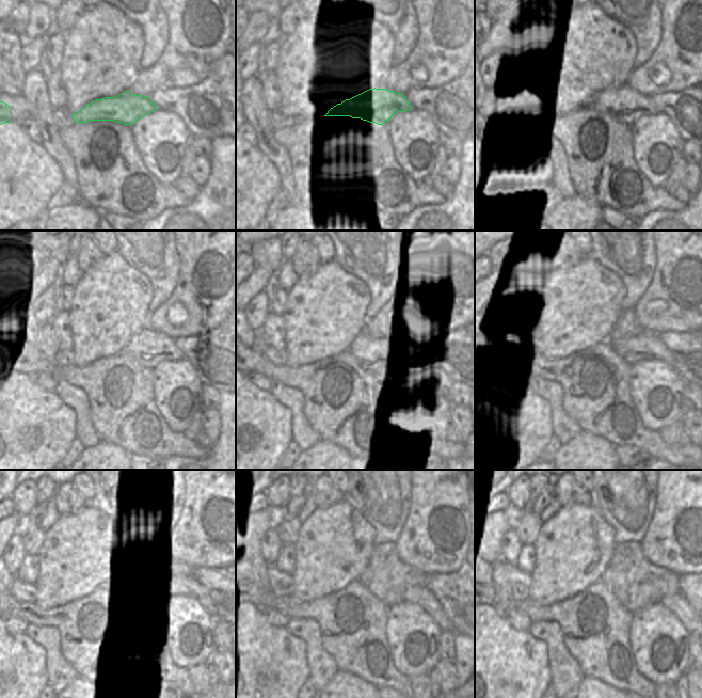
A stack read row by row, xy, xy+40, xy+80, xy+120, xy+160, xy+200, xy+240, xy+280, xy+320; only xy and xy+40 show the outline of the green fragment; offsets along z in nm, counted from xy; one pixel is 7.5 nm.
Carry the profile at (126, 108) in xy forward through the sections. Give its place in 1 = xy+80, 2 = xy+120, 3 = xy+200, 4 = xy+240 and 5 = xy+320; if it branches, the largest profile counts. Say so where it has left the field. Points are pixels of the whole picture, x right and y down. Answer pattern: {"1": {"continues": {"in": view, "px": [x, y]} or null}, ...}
{"1": {"continues": {"in": "xy+80", "px": [624, 105]}}, "2": {"continues": {"in": "xy+120", "px": [149, 347]}}, "3": {"continues": {"in": "xy+200", "px": [644, 347]}}, "4": {"continues": {"in": "xy+240", "px": [176, 589]}}, "5": {"continues": {"in": "xy+320", "px": [685, 613]}}}

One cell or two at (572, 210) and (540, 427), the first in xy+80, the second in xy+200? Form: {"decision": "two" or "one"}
{"decision": "two"}

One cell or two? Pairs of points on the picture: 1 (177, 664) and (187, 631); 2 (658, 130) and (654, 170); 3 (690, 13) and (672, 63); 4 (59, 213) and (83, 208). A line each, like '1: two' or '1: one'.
1: one
2: one
3: one
4: one

